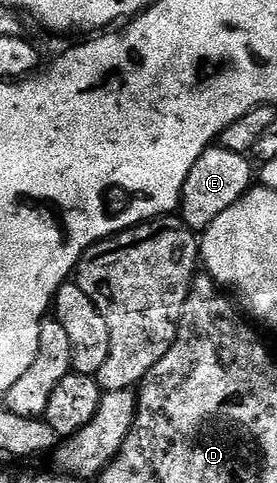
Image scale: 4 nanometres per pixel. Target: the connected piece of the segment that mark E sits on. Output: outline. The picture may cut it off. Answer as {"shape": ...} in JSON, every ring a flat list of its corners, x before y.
{"shape":[[210,147,198,159,198,163,190,167,184,193,180,196,179,212,193,231,208,229,210,223,214,223,214,219,226,211,226,207,234,207,234,203,238,203,238,199,242,199,253,188,254,169,252,173,252,165,248,160,243,153,235,153,223,147]]}

